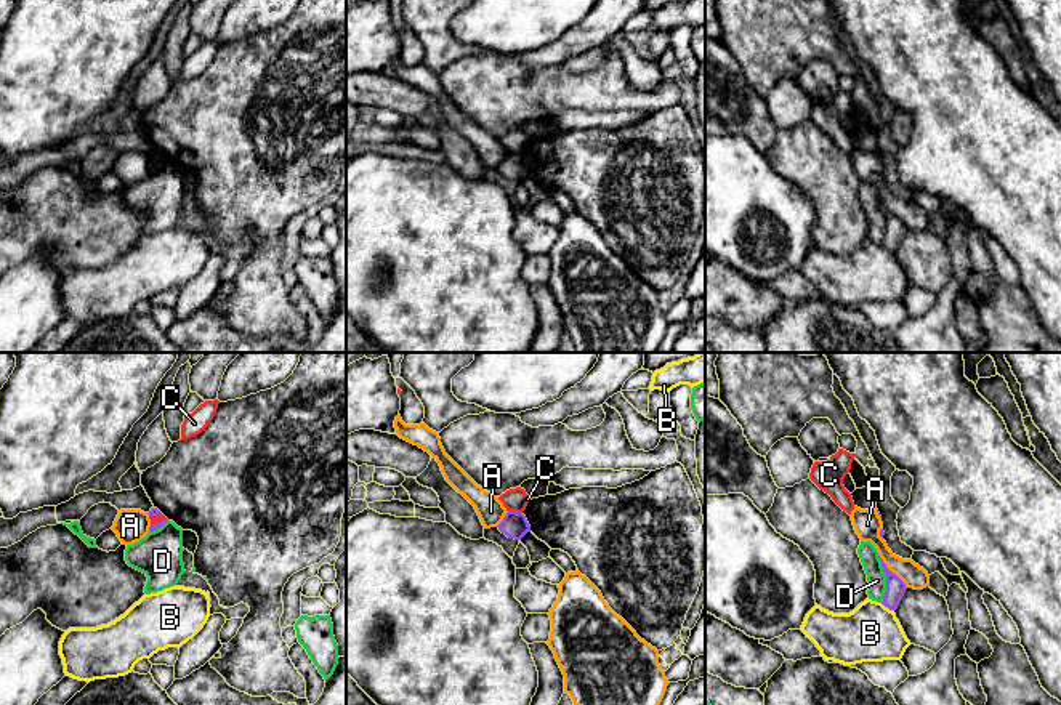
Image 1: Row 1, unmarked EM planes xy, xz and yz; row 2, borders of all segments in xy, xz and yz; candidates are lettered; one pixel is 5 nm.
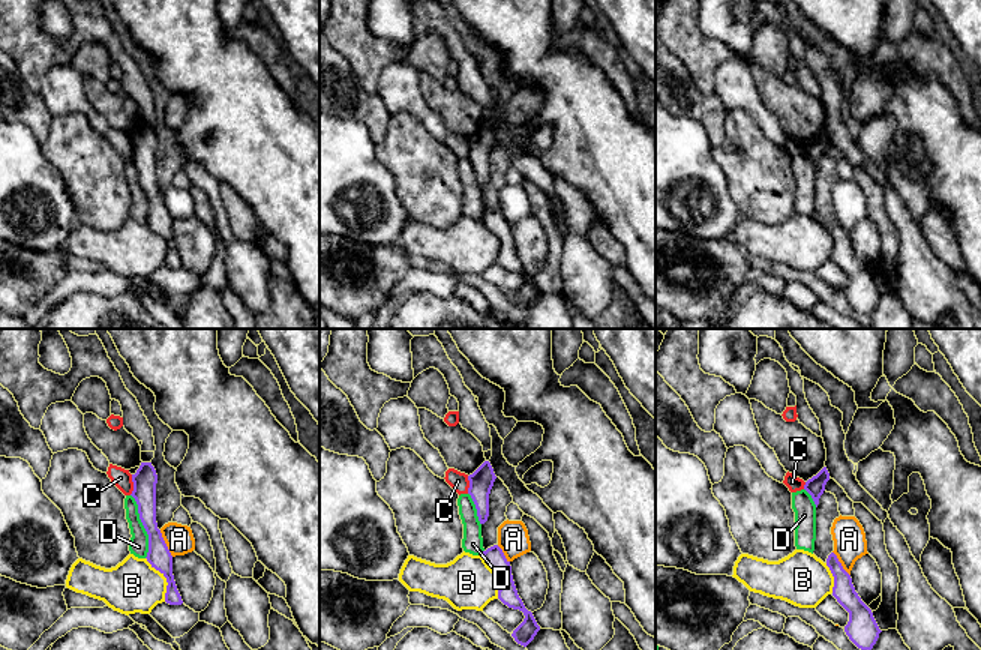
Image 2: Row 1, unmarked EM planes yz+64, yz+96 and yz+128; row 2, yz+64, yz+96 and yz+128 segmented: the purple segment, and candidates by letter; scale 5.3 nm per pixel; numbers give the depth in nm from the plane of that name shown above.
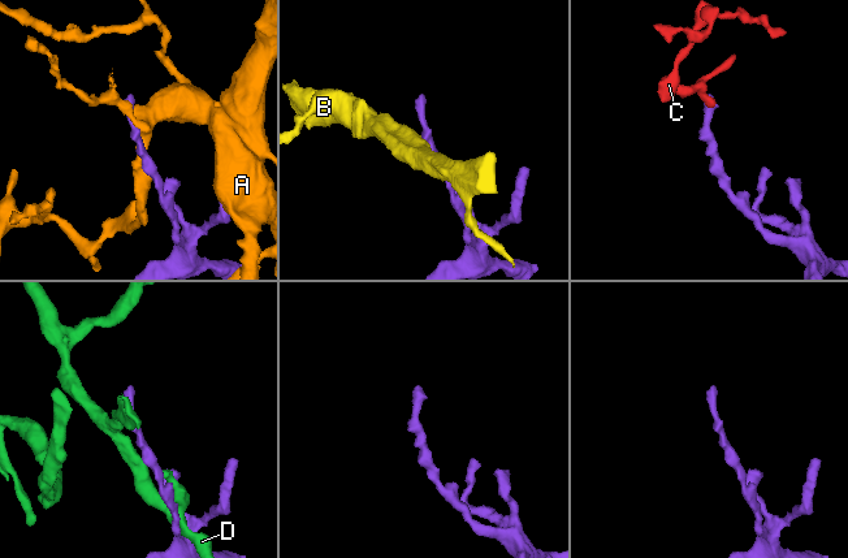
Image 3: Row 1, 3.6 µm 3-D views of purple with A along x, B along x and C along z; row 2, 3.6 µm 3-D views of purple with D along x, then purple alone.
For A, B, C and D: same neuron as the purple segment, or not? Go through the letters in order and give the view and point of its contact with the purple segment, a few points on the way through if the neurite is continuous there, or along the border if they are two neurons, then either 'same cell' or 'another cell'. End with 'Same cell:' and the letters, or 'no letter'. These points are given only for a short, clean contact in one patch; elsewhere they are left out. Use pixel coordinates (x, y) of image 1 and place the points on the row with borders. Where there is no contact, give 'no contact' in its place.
A: contact yz (890, 571); another cell
B: contact yz (887, 606); another cell
C: contact xz (515, 511); border xz (508, 510), (521, 513); another cell
D: contact yz (887, 579); another cell
Same cell: no letter

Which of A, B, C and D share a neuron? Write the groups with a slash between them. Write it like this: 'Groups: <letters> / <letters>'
Groups: A / B / C / D

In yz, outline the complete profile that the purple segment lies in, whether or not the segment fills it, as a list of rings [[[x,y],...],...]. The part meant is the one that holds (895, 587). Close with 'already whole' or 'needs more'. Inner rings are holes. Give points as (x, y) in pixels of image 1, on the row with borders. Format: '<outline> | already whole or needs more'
[[[880,558],[880,561],[881,561],[883,572],[886,575],[886,591],[885,591],[881,604],[885,607],[888,607],[890,610],[896,610],[906,590],[907,590],[907,586],[896,574],[893,574],[886,567],[886,564],[883,562],[881,558]]] | already whole

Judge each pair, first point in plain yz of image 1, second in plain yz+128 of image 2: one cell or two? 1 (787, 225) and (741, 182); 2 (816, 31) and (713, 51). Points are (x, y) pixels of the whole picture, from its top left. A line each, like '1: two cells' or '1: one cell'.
1: two cells
2: one cell

